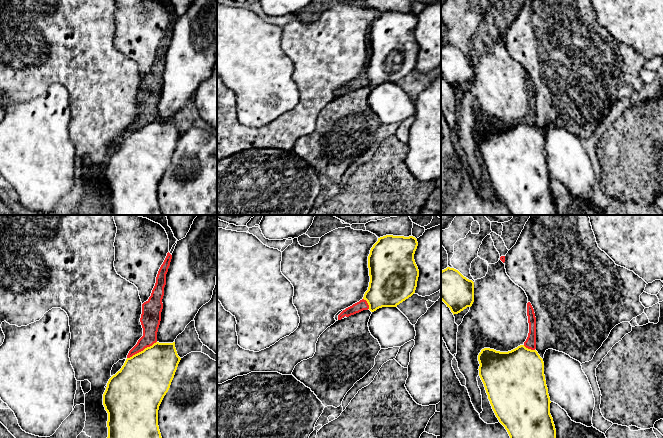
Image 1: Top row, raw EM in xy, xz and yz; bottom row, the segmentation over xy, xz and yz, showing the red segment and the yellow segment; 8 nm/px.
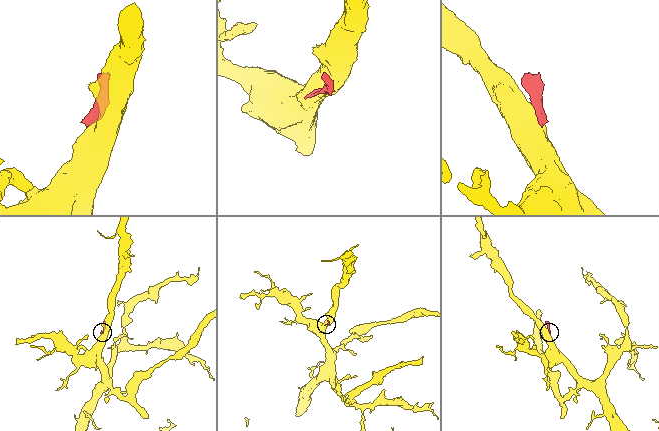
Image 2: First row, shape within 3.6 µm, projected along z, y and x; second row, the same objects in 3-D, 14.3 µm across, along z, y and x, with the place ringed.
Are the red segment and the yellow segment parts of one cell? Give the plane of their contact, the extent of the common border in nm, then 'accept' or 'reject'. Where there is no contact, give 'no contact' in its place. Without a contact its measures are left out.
xy | 280 nm | reject

